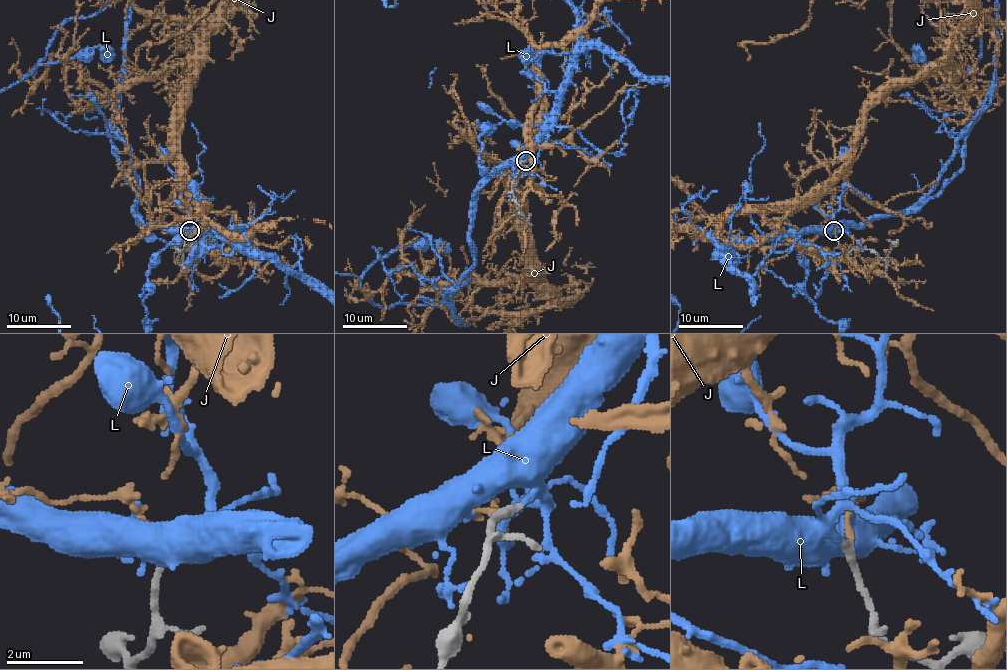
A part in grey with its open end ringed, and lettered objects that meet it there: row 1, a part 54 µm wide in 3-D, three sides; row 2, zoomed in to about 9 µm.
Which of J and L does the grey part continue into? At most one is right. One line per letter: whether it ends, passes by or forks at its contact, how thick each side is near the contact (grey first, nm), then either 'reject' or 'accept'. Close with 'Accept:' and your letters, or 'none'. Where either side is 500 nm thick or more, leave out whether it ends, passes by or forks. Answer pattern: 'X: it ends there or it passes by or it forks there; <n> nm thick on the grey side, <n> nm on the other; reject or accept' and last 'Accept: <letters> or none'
J: it ends there; 280 nm thick on the grey side, 120 nm on the other; reject
L: it forks there; 260 nm thick on the grey side, 240 nm on the other; accept
Accept: L

